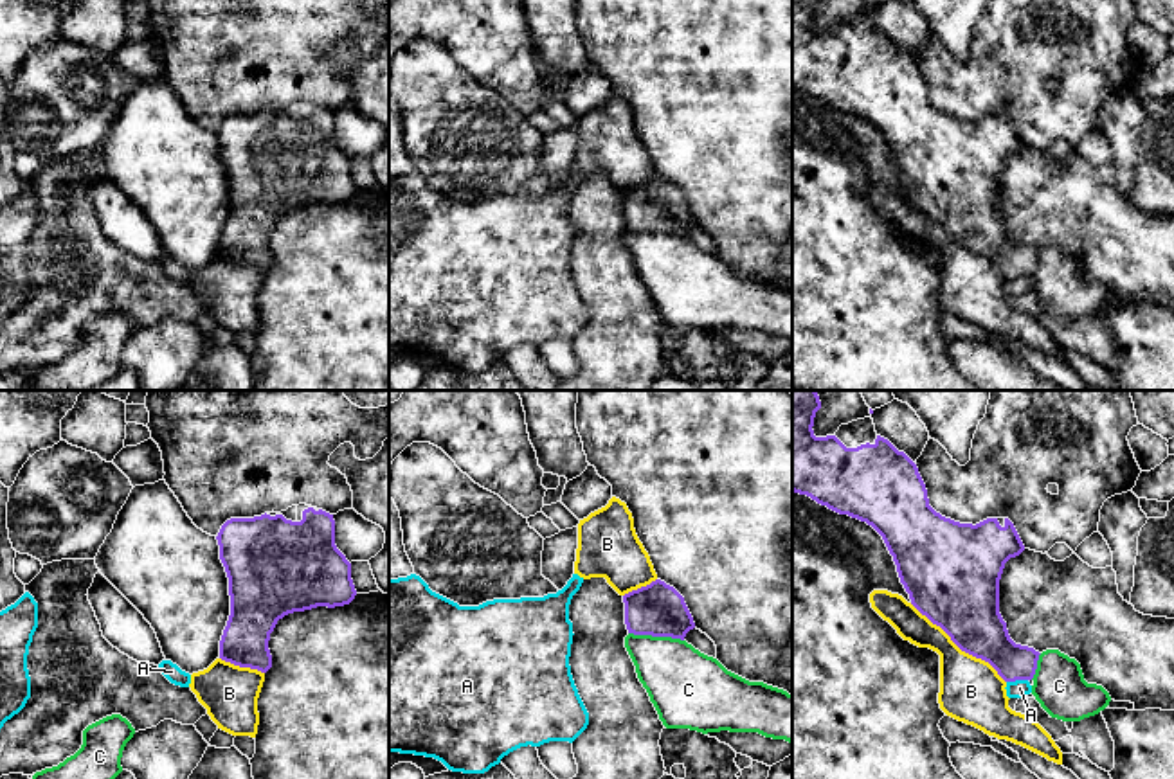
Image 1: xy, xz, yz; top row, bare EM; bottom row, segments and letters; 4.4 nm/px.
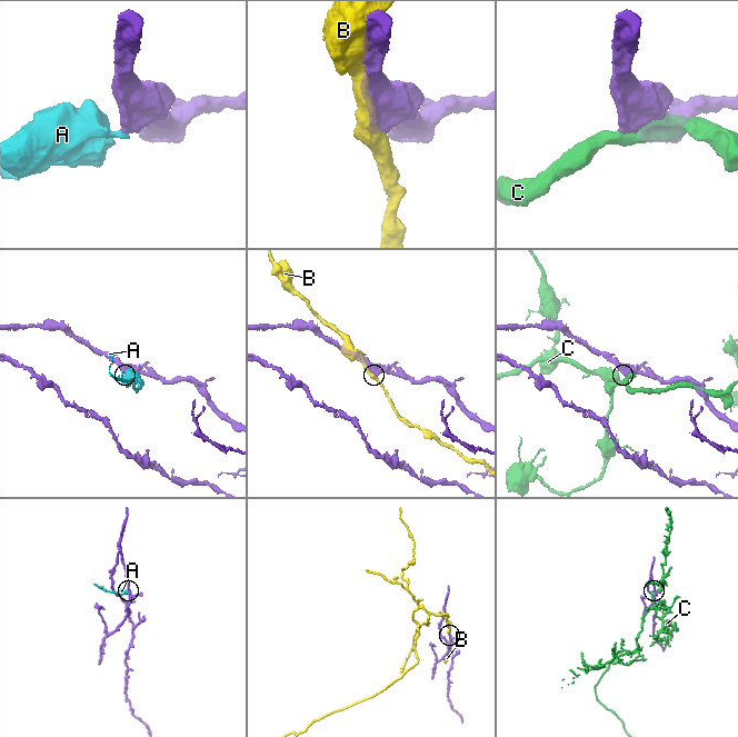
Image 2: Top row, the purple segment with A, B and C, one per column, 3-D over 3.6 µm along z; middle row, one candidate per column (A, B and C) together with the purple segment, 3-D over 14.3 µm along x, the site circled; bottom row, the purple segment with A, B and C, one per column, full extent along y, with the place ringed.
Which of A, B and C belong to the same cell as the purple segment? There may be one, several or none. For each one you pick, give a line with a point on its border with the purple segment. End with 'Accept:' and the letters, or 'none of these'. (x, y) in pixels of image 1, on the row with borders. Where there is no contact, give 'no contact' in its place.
Accept: none of these

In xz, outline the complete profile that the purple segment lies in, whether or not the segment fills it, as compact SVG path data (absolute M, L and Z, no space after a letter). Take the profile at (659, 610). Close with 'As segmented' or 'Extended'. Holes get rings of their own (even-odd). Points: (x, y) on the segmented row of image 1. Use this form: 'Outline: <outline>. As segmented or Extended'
Outline: M661 579L623 595L628 633L684 640L695 628L684 597Z. As segmented

